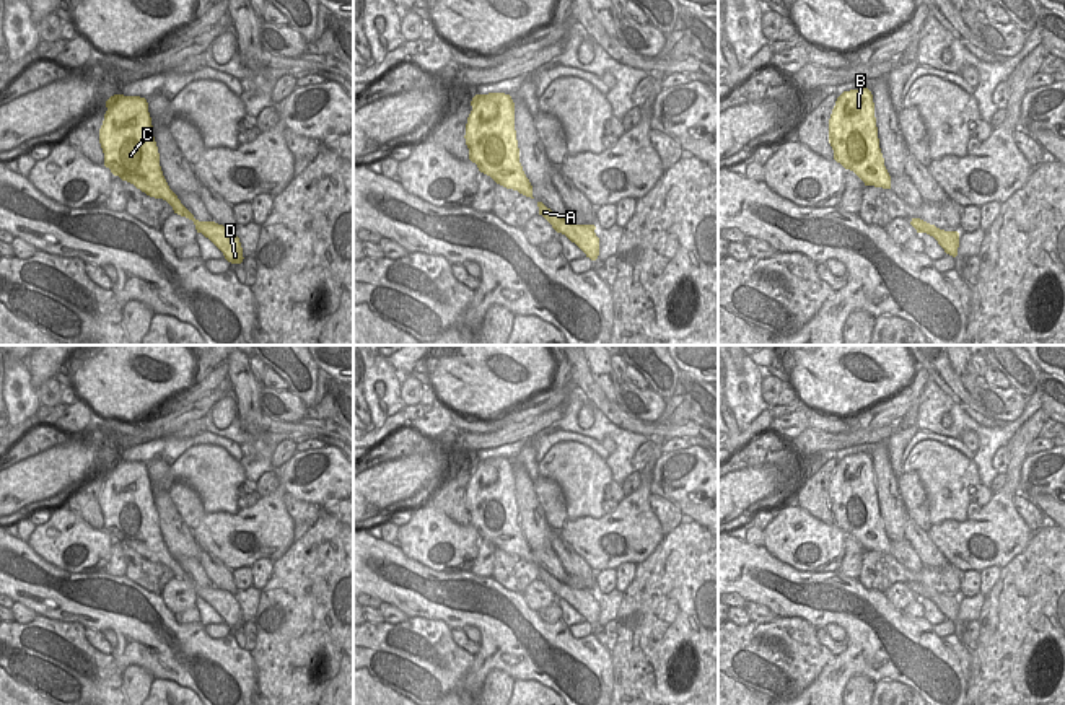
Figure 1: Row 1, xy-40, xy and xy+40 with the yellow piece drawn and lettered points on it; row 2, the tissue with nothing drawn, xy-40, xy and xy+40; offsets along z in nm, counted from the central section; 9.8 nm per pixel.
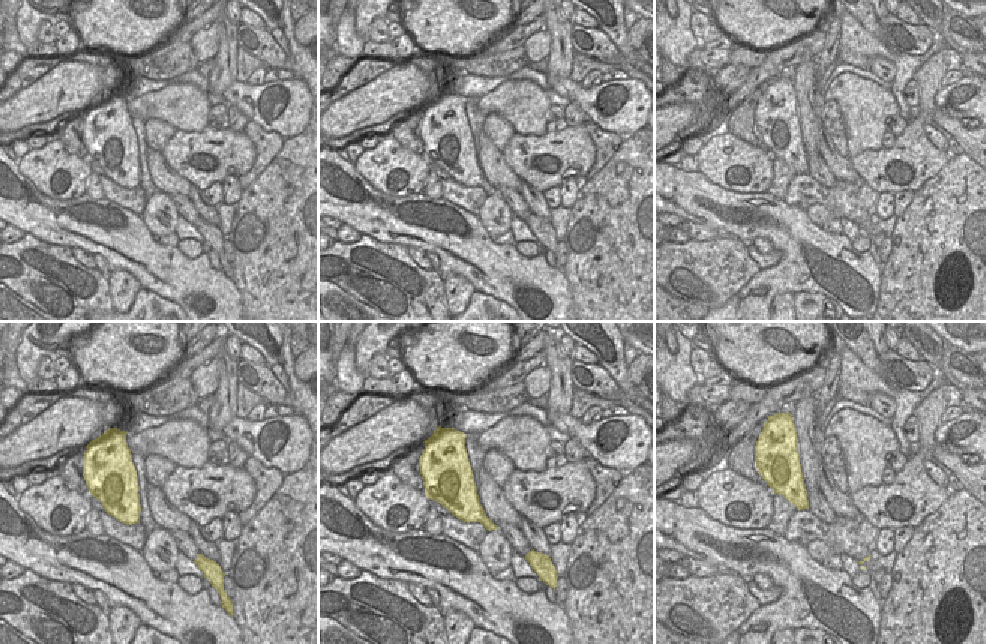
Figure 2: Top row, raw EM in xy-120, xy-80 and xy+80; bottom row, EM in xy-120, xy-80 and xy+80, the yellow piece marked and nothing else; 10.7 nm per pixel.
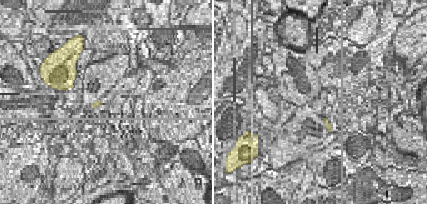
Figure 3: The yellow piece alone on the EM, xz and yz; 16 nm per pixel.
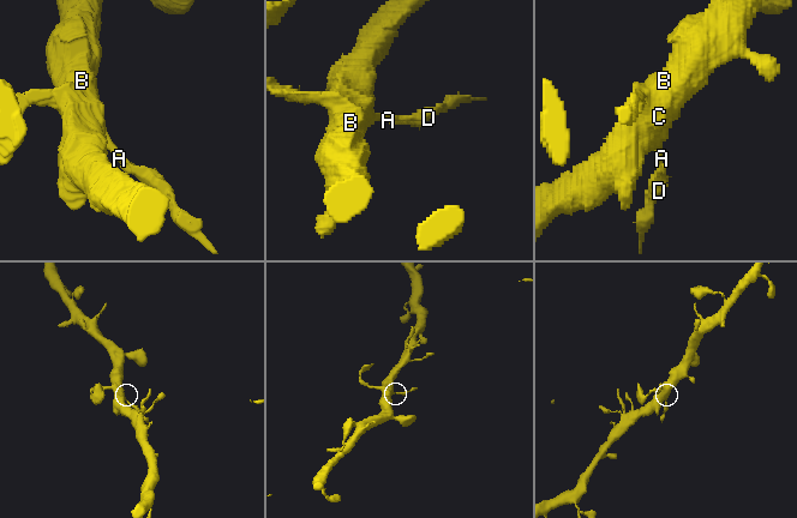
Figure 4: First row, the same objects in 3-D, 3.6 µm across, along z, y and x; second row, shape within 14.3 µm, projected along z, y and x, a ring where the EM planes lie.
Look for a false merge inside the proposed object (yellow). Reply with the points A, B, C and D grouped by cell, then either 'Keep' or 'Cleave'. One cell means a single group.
Groups: A B C / D. Cleave.

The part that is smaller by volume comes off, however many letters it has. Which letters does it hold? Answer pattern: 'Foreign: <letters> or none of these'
Foreign: D.

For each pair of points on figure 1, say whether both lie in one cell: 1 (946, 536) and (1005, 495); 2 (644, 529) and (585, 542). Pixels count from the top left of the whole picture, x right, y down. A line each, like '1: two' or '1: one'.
1: one
2: one

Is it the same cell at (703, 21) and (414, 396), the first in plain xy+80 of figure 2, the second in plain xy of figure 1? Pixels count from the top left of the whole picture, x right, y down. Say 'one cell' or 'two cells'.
one cell

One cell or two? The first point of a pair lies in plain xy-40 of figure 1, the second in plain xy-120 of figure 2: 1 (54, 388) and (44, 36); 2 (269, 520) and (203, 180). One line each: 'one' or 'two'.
1: one
2: one

